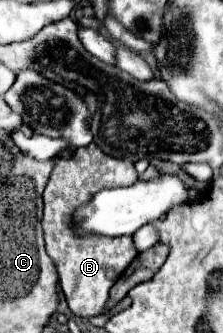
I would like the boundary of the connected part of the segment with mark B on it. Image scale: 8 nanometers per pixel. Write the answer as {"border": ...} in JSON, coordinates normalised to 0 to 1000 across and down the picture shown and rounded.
{"border":[[[404,429],[395,441],[341,447],[332,471],[269,471],[197,568],[188,682],[206,754],[260,802],[269,862],[305,922],[350,952],[422,952],[466,940],[493,862],[619,766],[619,748],[601,742],[592,712],[332,712],[332,700],[314,700],[314,640],[332,640],[350,616],[377,616],[422,580],[502,562],[565,562],[601,544],[619,544],[619,520],[592,483],[529,483]]]}

